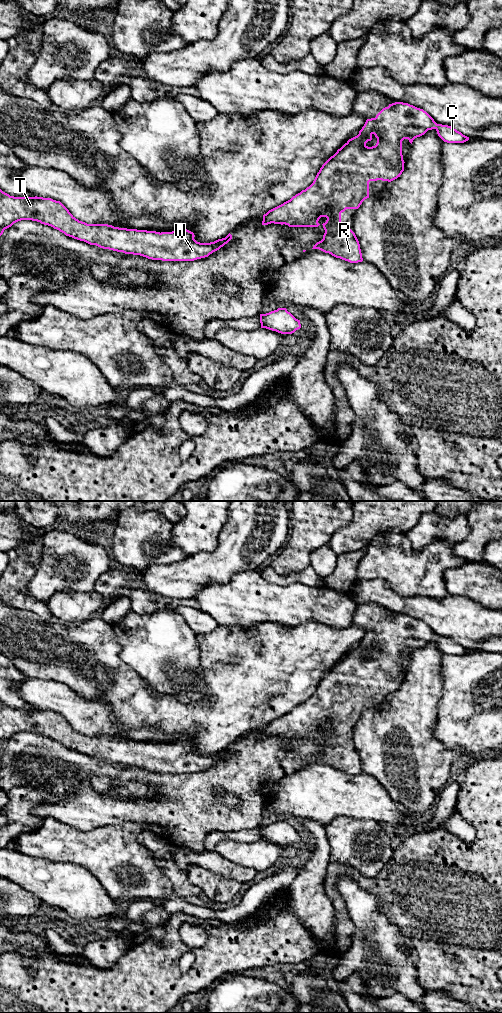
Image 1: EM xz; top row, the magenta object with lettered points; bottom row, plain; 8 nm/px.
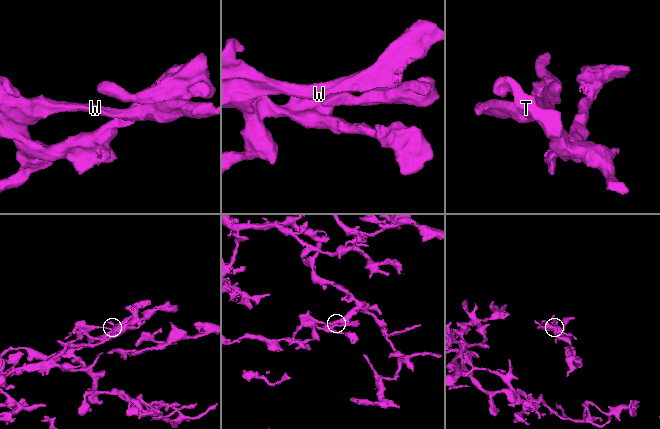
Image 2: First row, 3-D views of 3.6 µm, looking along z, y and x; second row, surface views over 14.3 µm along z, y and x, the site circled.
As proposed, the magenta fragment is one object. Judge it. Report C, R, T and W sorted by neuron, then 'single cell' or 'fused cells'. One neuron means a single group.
groups C R T W; single cell

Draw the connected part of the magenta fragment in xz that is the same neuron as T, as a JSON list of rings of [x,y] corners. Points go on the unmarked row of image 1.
[[[0,701],[0,748],[4,742],[21,732],[32,732],[59,742],[66,748],[125,766],[140,767],[152,772],[162,773],[194,773],[208,769],[219,762],[231,751],[229,745],[225,750],[210,755],[197,754],[194,745],[189,742],[175,742],[172,744],[156,744],[147,742],[114,739],[108,736],[87,736],[76,731],[60,714],[43,709],[14,709]]]

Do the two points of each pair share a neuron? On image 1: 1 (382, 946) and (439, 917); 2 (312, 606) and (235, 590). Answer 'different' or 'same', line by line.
1: different
2: same

